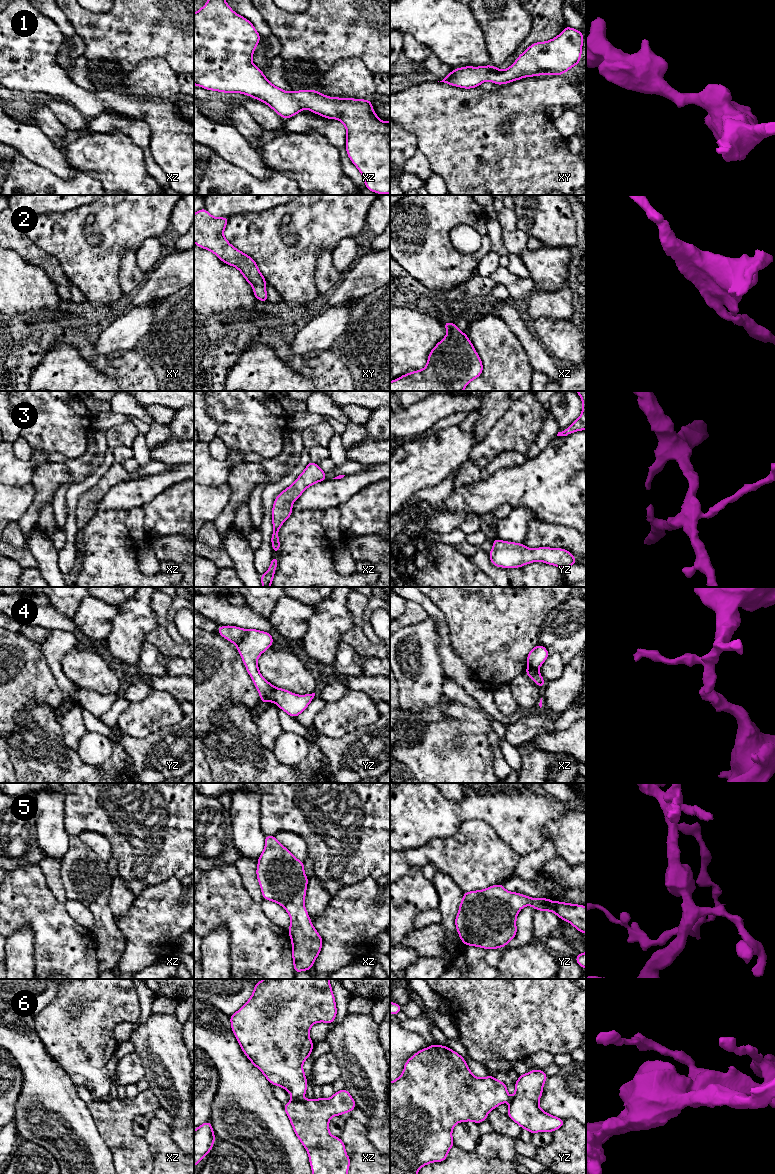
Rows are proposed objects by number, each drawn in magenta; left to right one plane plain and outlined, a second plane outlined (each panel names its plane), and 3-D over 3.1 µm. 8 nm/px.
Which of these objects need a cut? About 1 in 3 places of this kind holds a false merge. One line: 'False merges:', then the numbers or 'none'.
False merges: 4, 6

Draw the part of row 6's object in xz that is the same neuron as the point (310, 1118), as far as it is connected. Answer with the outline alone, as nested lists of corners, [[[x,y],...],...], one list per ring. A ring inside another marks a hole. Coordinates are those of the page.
[[[347,1089],[335,1092],[329,1099],[295,1100],[283,1104],[294,1132],[309,1155],[313,1174],[348,1174],[351,1159],[345,1151],[345,1144],[340,1137],[334,1137],[329,1131],[329,1120],[333,1116],[350,1113],[356,1108],[355,1100]]]

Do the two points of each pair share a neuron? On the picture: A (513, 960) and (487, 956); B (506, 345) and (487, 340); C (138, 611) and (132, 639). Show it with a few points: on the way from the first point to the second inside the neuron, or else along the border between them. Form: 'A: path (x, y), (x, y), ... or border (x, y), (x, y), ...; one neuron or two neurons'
A: border (519, 945), (507, 948), (502, 953), (497, 968); two neurons
B: path (501, 345), (497, 345), (492, 340); one neuron
C: path (134, 618), (132, 632); one neuron

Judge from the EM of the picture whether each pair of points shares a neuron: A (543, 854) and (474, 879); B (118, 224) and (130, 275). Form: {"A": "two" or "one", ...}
{"A": "two", "B": "two"}

